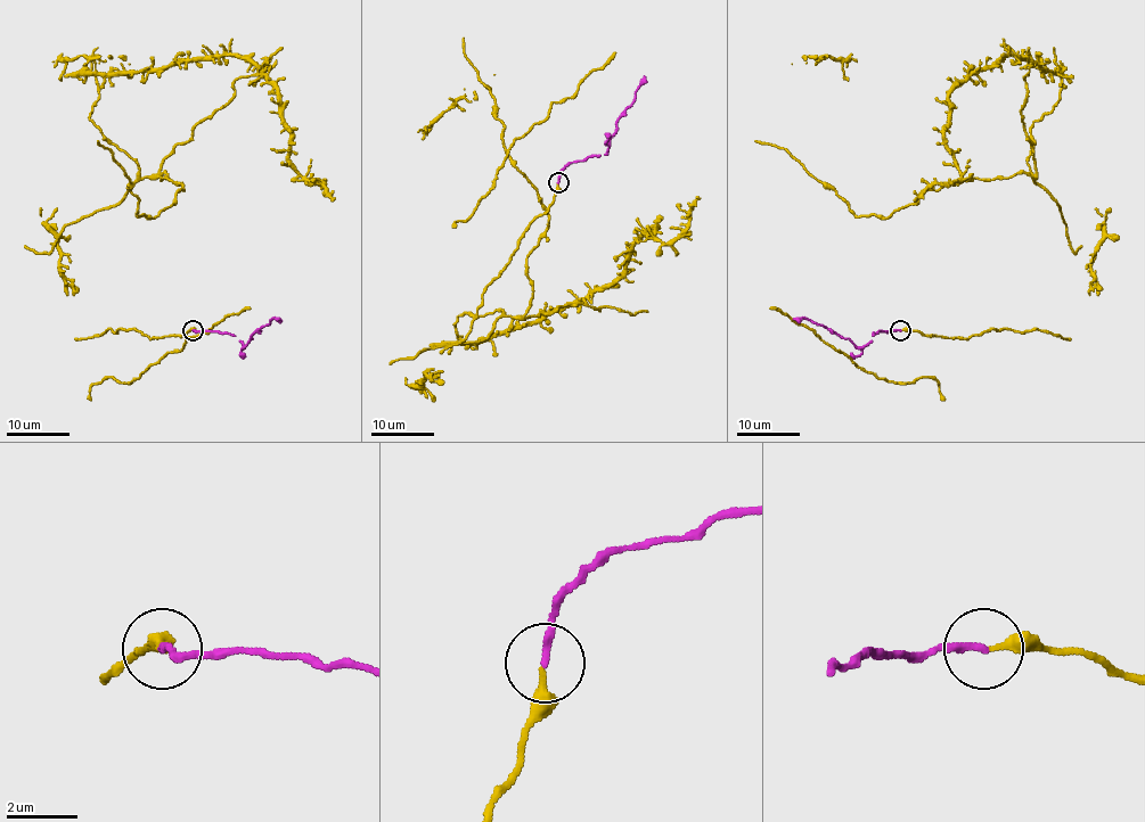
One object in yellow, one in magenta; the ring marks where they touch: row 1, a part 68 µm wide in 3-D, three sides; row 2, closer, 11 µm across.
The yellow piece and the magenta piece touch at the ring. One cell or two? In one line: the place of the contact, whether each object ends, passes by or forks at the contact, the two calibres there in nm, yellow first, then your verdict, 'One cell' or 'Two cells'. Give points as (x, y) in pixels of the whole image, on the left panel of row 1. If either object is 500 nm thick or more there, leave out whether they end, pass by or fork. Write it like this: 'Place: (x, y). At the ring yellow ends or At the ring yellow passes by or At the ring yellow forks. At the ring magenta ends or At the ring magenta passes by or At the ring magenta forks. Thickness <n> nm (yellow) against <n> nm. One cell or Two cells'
Place: (193, 330). At the ring yellow ends. At the ring magenta ends. Thickness 280 nm (yellow) against 220 nm. One cell

